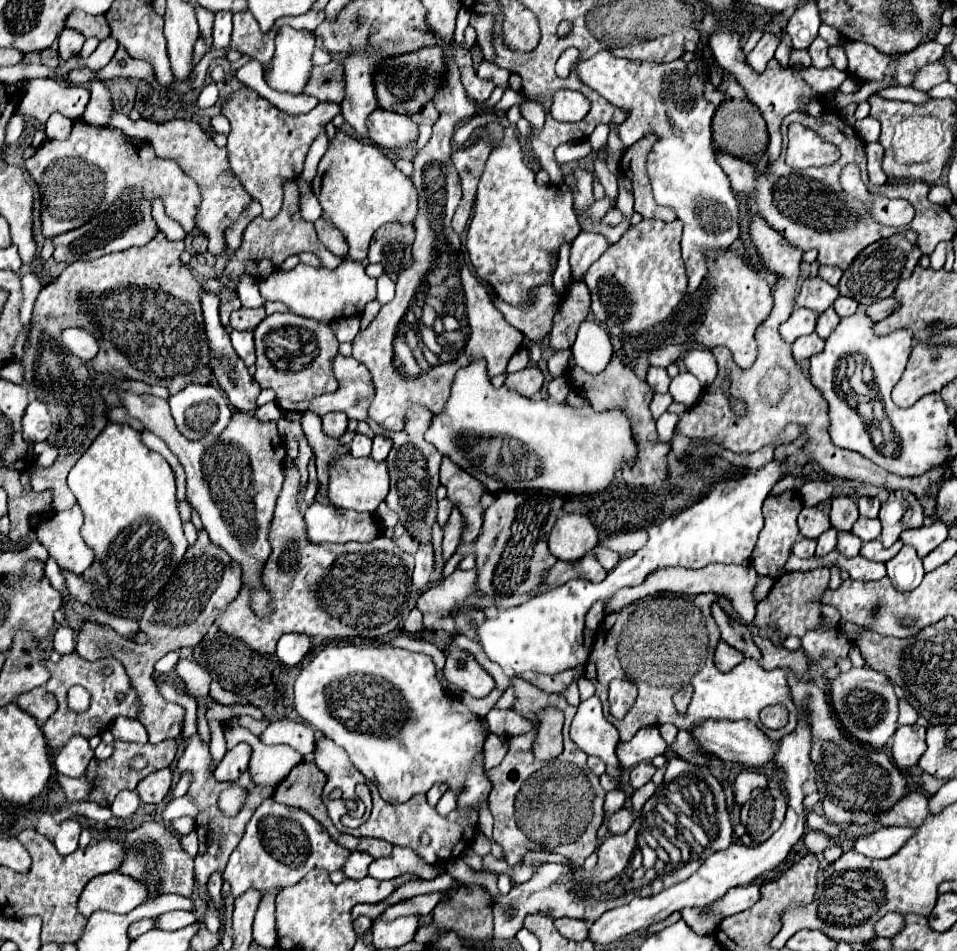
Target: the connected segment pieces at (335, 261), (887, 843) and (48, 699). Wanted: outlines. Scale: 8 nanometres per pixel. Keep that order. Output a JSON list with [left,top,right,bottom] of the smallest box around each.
[[223,181,343,285],[853,827,915,859],[17,687,57,723]]

